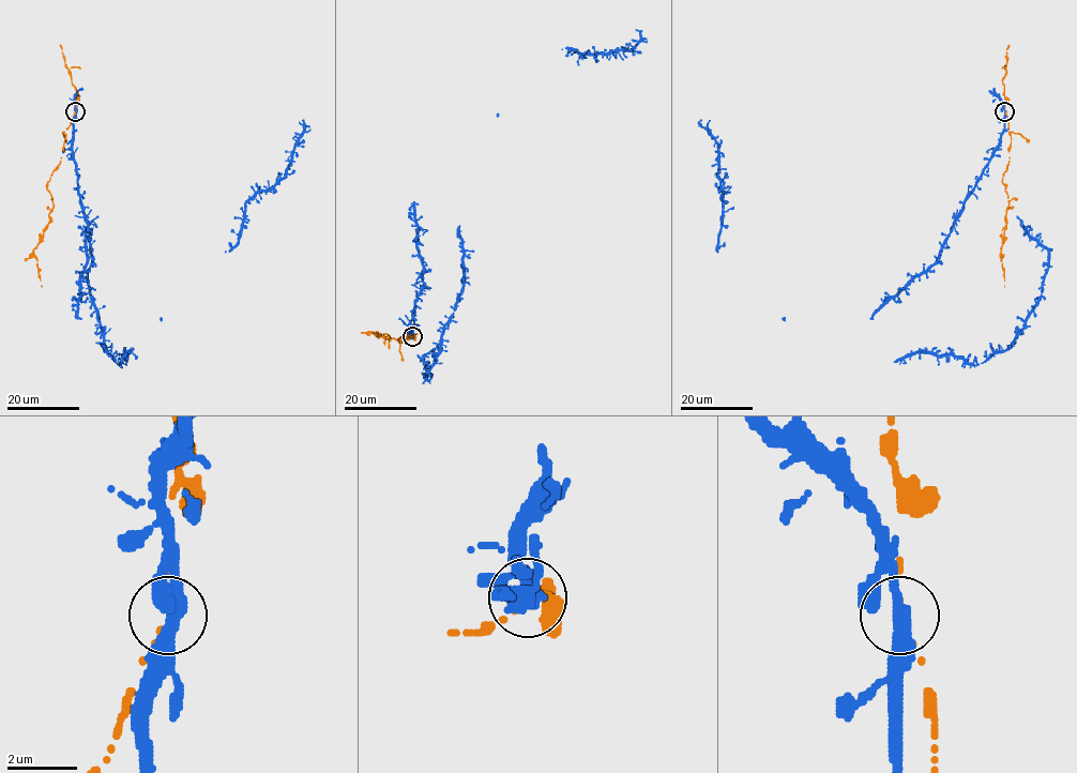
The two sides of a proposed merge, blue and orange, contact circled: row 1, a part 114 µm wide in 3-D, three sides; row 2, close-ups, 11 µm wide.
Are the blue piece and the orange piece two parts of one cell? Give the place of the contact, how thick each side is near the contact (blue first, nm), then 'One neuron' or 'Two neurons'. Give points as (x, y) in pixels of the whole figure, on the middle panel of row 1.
Place: (412, 336). Thickness 380 nm (blue) against 160 nm. Two neurons

